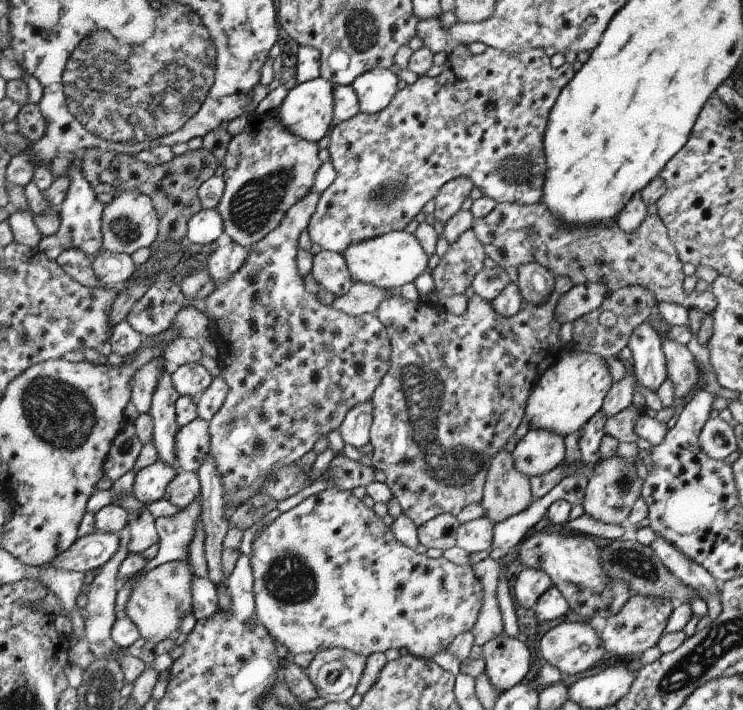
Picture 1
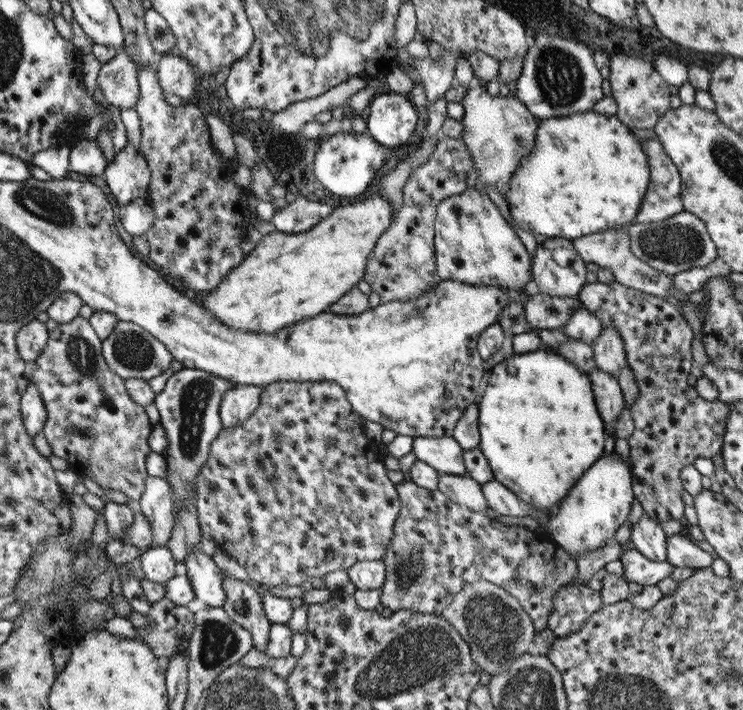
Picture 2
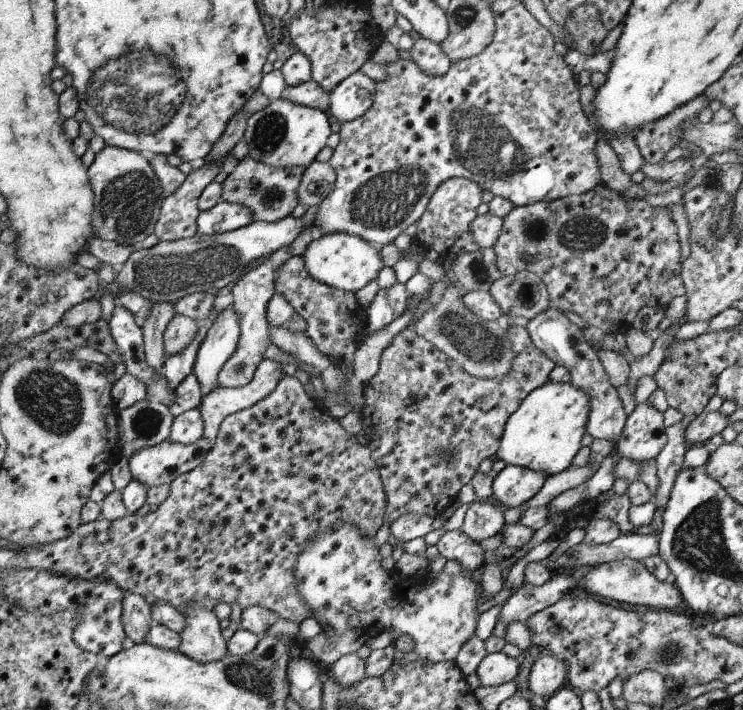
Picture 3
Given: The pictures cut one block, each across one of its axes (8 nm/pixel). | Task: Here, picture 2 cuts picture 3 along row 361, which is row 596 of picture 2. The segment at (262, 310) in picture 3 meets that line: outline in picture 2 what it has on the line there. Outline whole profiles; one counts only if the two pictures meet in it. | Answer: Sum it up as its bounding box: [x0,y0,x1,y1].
[222,574,272,653]

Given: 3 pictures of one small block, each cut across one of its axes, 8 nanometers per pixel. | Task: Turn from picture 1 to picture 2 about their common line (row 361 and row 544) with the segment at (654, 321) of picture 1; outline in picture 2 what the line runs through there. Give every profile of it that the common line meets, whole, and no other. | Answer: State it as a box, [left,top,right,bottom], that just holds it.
[667,534,716,569]

